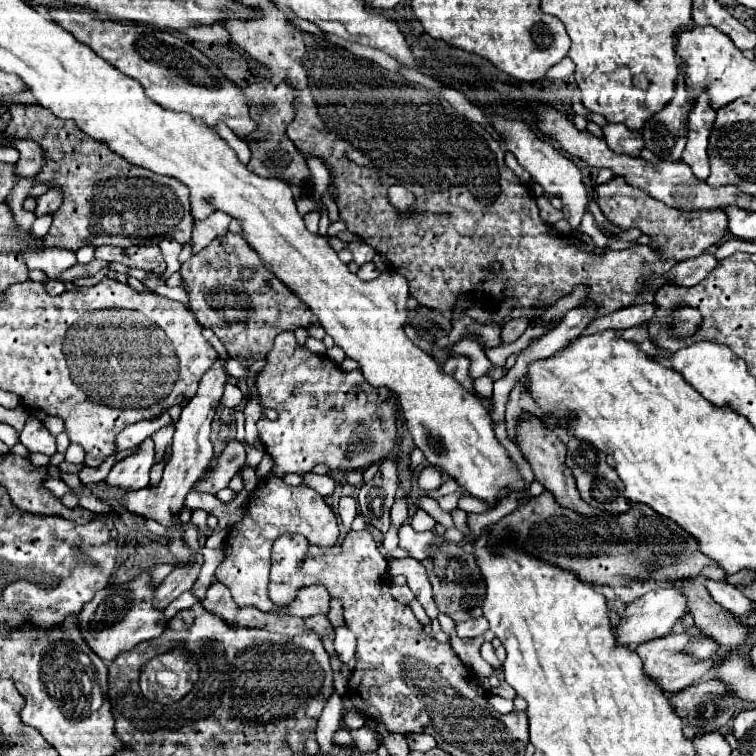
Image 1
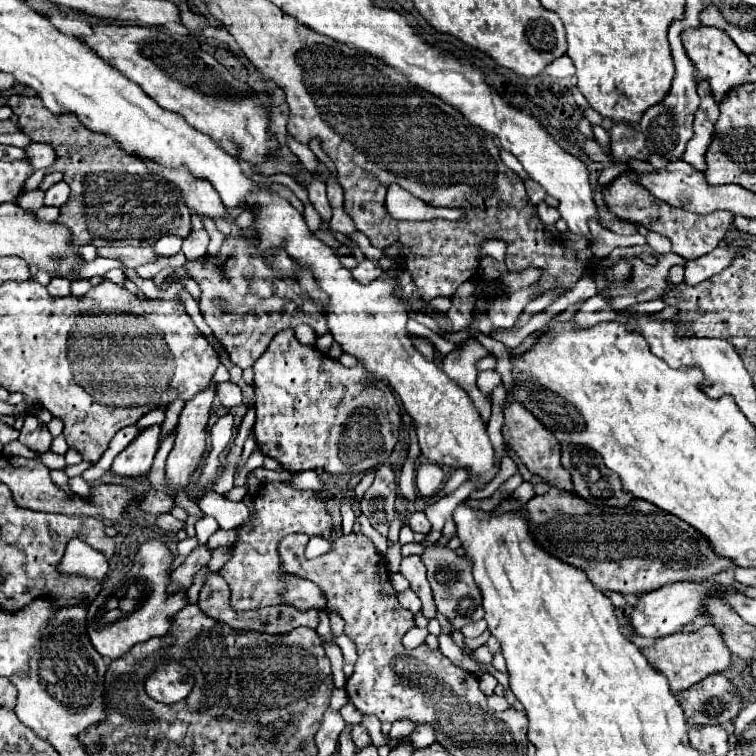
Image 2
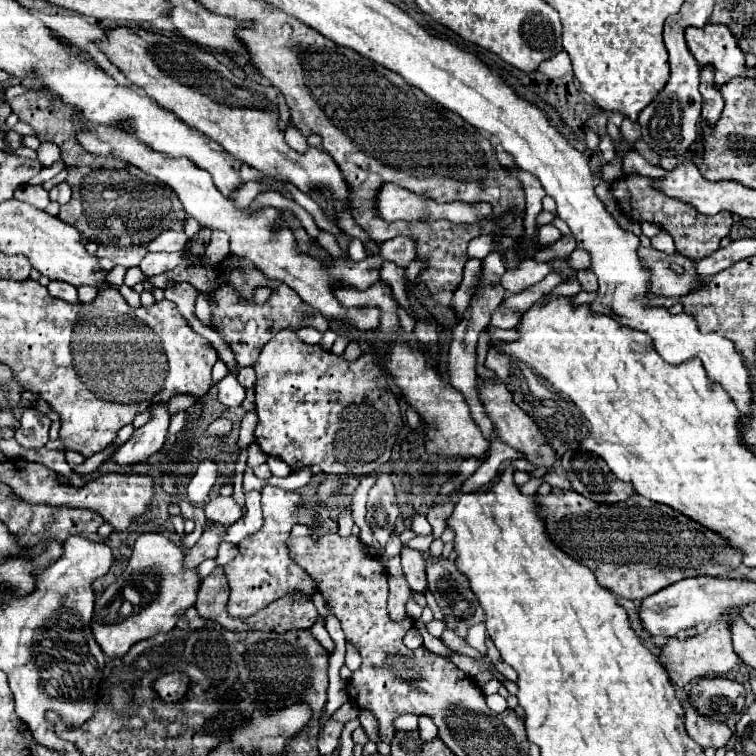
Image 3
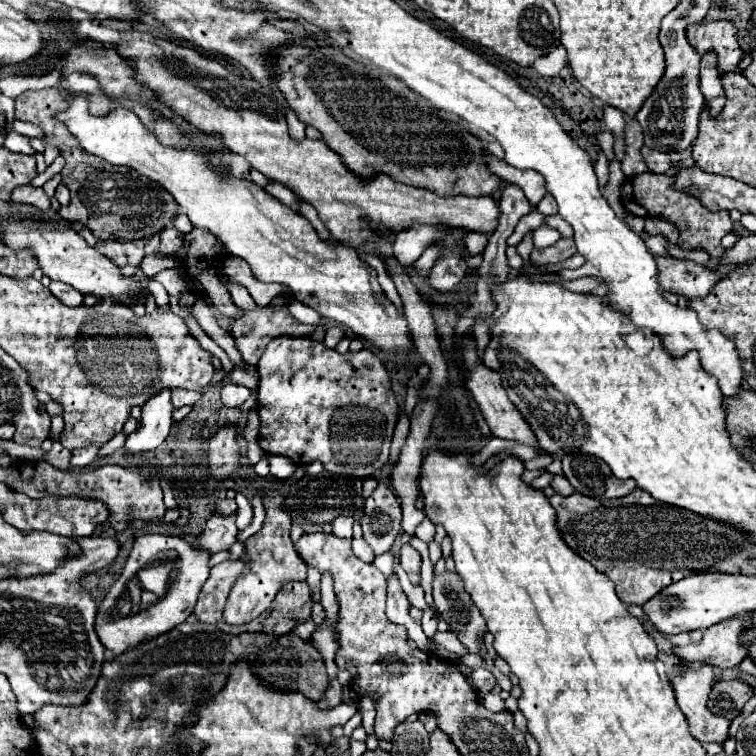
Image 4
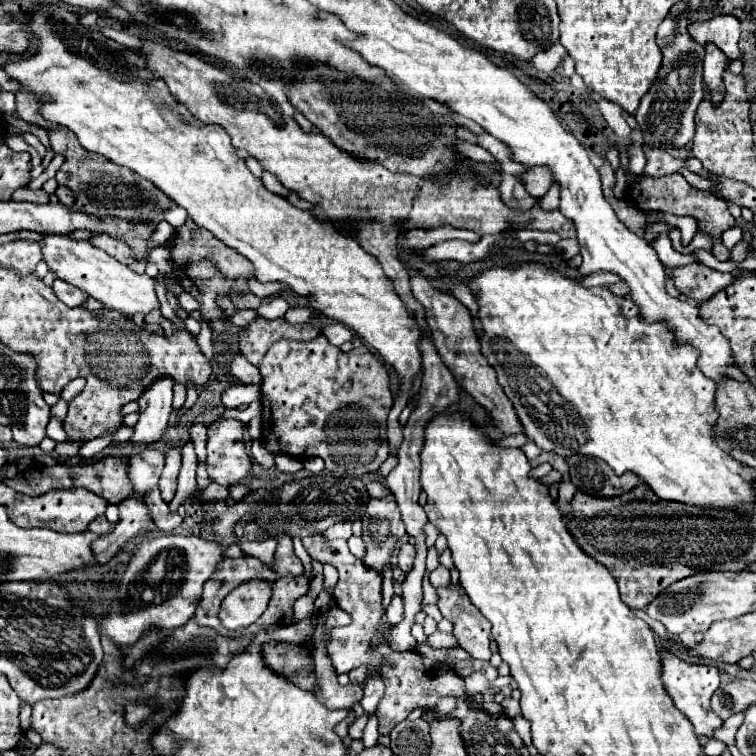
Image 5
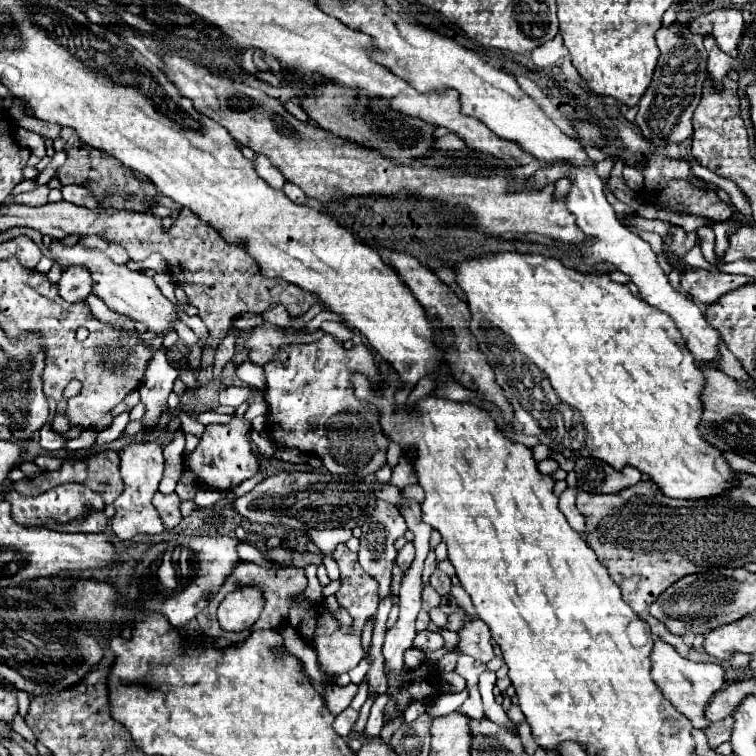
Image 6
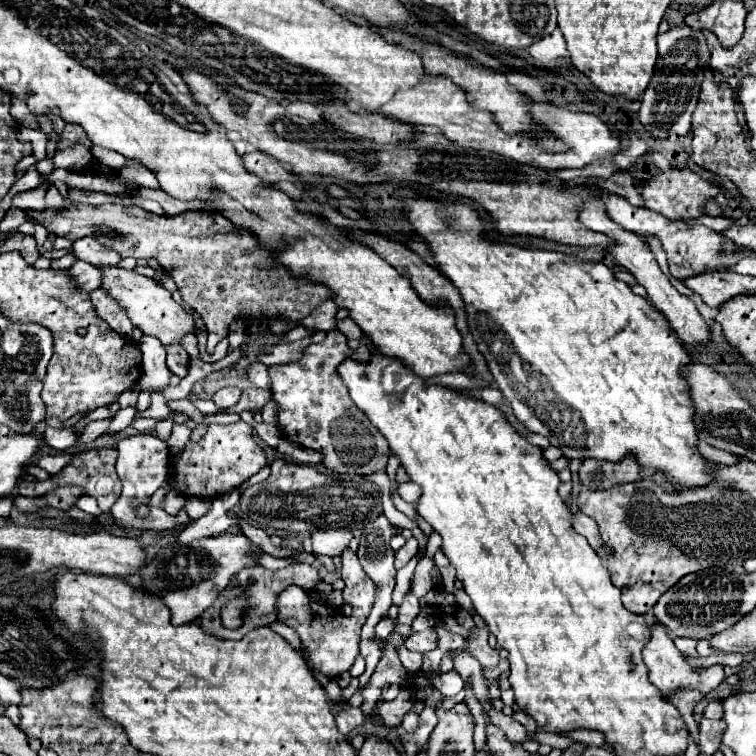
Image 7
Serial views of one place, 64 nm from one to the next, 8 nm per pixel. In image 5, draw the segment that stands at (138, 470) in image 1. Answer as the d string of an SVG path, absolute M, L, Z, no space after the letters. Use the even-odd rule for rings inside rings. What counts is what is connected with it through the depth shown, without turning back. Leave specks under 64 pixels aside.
M164 374L142 392L142 396L138 398L140 420L134 426L132 442L150 444L162 438L168 426L168 416L172 412L172 386L174 380Z

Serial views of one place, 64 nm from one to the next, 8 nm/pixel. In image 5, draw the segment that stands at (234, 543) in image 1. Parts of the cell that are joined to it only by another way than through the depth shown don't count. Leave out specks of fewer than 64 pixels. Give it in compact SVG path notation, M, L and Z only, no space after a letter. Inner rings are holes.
M276 534L278 538L276 554L276 572L280 576L298 576L304 573L304 567L300 559L295 555L292 539L282 534ZM250 580L234 588L222 602L218 618L228 630L244 630L254 624L266 610L270 600L270 584Z

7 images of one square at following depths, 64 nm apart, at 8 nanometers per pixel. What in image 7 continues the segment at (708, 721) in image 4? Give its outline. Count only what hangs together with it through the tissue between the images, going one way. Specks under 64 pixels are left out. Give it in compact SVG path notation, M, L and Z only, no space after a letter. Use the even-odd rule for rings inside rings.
M648 620L648 628L650 628L650 640L642 650L644 656L644 664L648 666L650 672L650 682L664 694L672 694L680 688L698 688L704 694L712 692L714 688L718 688L718 684L726 678L724 668L722 666L710 666L710 668L692 668L690 664L684 662L680 650L674 646L672 636L668 634L668 628L664 628L664 624L660 624L658 620Z

